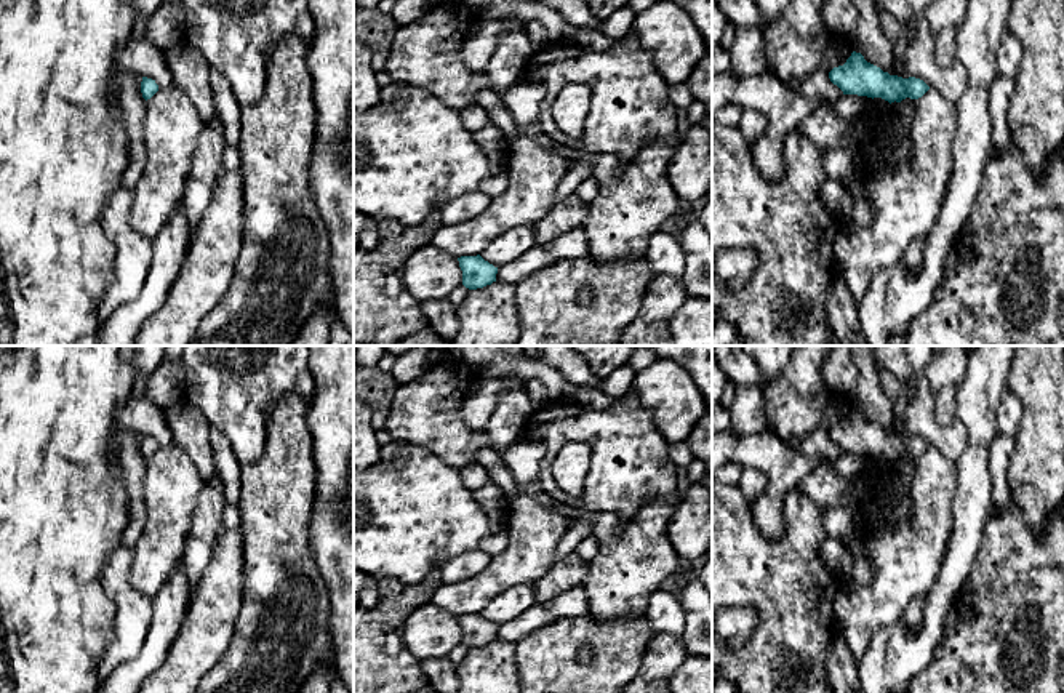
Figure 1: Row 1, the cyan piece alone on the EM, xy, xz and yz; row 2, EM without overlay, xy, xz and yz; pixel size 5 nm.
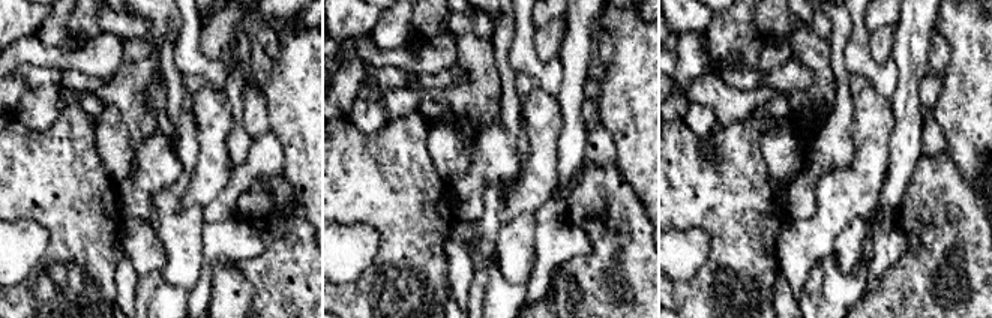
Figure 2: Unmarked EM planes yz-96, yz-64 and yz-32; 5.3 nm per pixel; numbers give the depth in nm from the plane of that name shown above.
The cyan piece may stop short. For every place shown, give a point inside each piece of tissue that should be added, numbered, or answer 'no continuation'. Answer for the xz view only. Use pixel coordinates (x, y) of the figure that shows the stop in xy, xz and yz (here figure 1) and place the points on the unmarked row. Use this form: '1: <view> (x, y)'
no continuation

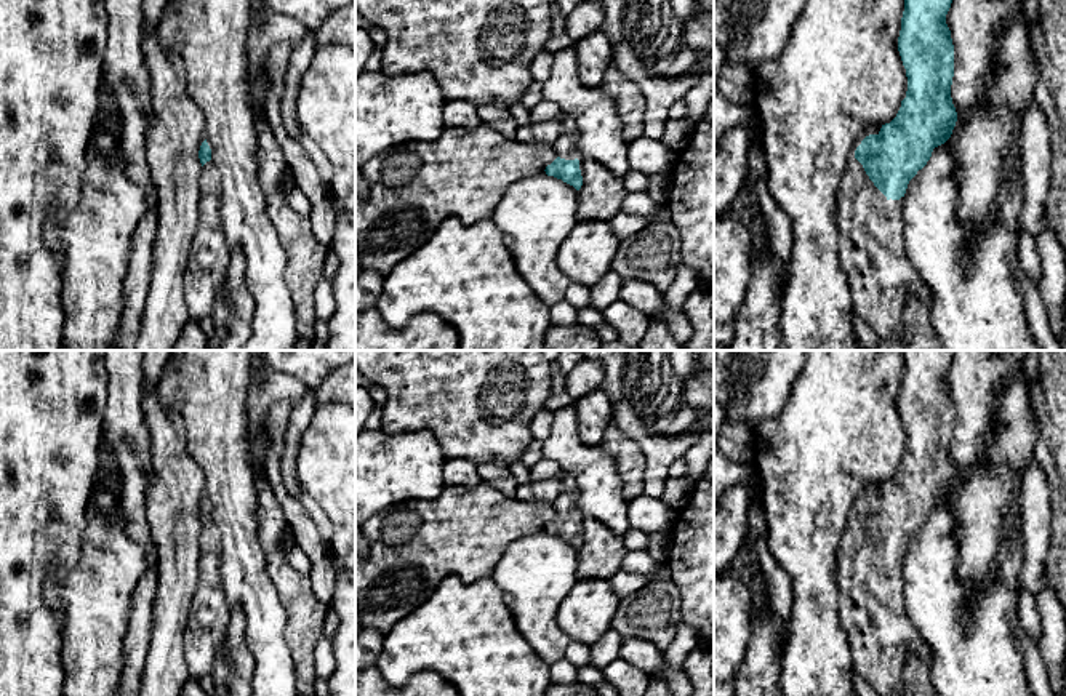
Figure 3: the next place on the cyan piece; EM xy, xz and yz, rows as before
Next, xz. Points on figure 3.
1: xz (565, 503)

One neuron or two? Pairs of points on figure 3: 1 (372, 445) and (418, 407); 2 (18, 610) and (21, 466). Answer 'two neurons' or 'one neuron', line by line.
1: two neurons
2: one neuron

